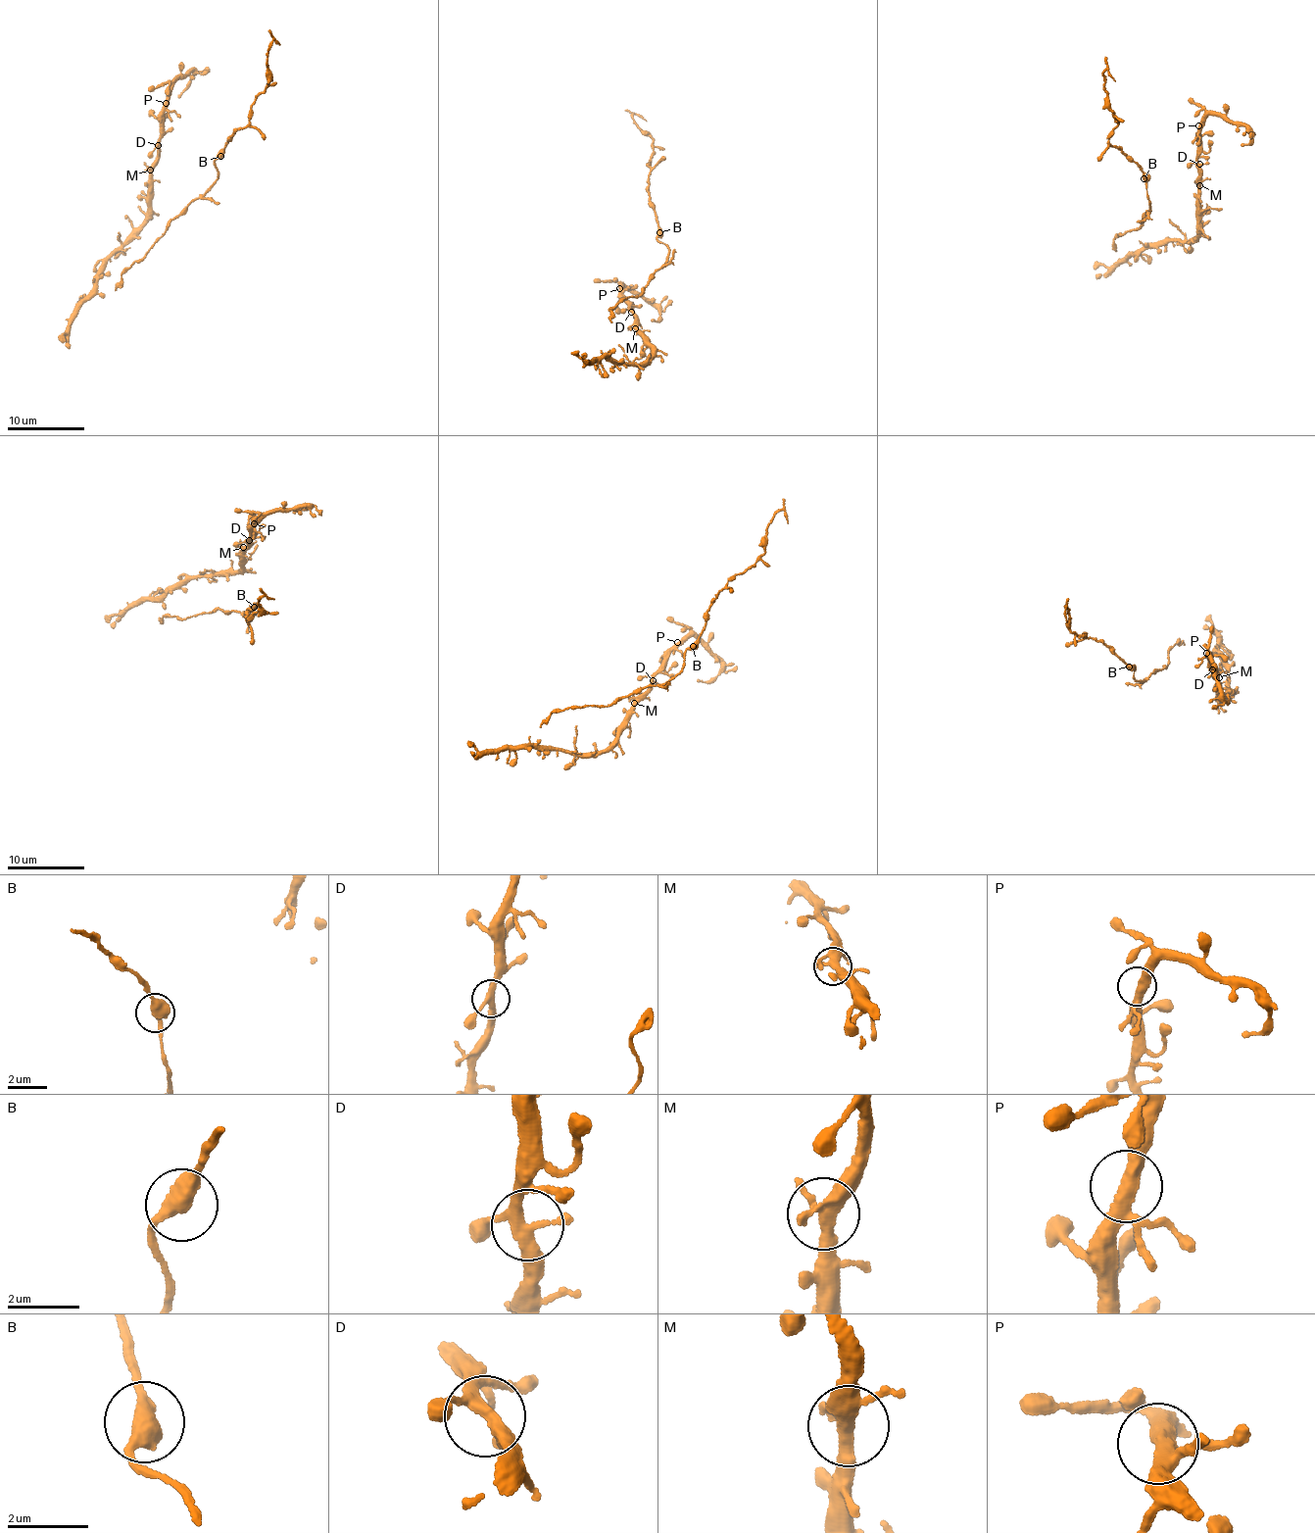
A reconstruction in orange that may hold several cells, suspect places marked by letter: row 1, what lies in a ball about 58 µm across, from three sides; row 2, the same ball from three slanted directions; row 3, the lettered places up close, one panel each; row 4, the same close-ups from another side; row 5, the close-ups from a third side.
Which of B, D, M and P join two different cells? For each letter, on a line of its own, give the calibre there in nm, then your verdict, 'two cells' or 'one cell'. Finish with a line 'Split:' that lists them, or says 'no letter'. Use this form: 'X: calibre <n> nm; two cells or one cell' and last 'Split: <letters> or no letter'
B: calibre 500 nm; one cell
D: calibre 300 nm; one cell
M: calibre 320 nm; one cell
P: calibre 340 nm; one cell
Split: no letter

